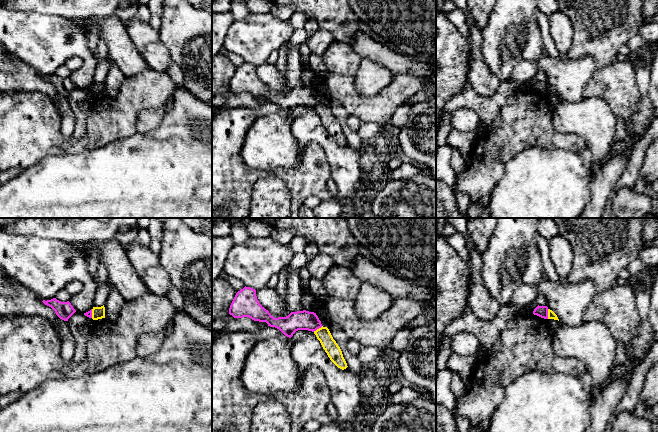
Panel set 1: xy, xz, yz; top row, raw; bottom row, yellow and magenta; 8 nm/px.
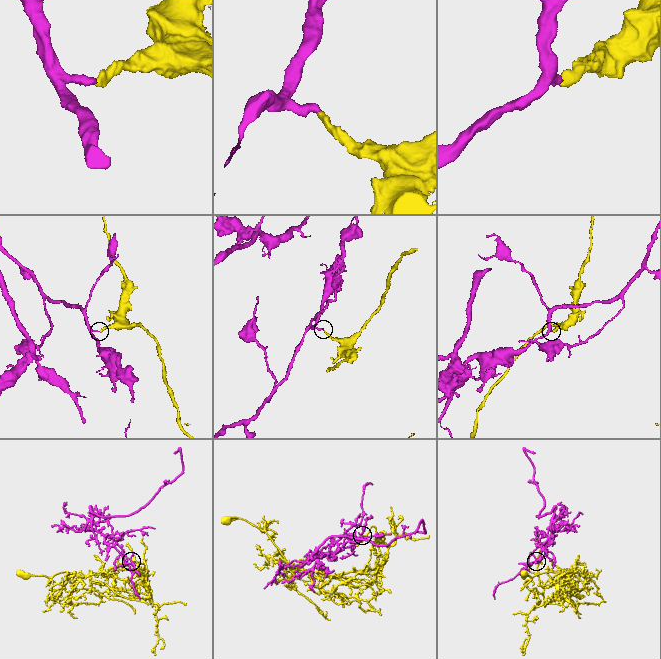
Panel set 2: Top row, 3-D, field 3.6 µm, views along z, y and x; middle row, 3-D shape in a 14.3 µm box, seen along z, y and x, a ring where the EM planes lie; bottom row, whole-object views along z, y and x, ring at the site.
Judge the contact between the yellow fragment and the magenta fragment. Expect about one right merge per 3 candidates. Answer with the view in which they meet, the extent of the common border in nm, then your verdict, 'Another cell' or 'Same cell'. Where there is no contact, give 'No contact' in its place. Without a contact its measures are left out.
Touches yellow in yz. Shared border 80 nm. Another cell

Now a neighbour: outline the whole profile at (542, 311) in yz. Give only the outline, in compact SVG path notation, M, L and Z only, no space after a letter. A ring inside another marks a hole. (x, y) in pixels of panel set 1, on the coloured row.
M537 306L534 311L534 315L537 315L541 318L548 319L548 307L547 306Z

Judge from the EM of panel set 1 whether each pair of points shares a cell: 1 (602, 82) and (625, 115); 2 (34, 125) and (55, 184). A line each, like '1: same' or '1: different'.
1: same
2: different

